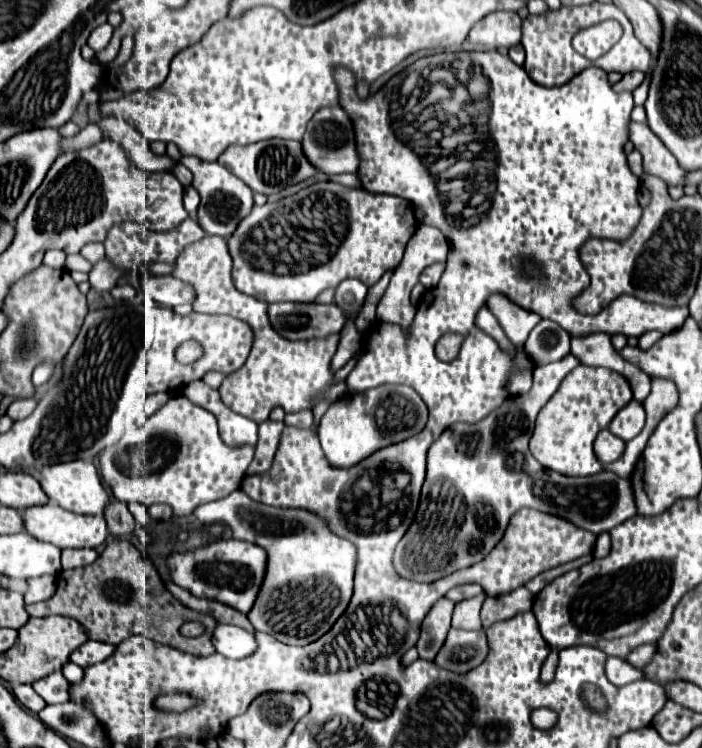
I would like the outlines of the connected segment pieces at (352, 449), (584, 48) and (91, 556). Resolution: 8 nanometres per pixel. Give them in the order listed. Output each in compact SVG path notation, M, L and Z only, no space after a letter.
M378 386L358 396L346 396L332 404L320 420L318 438L328 462L334 468L352 468L360 460L372 456L380 448L416 436L428 422L424 400L406 386Z
M604 22L594 28L586 28L578 32L572 40L572 46L578 54L596 60L604 52L608 52L622 36L622 28L618 22Z
M62 550L62 570L74 570L92 564L98 558L96 550Z

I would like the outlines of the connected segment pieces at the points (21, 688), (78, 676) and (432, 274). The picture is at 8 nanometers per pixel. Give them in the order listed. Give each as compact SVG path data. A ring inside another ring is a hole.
M14 684L12 690L14 690L16 698L20 700L20 704L26 706L32 714L38 714L38 712L46 706L44 698L40 698L40 696L34 692L34 688L32 688L30 684Z
M64 664L64 668L62 668L62 674L66 676L66 680L70 682L70 684L78 684L82 678L84 678L84 670L78 666L78 664Z
M432 264L432 266L424 268L424 272L420 274L420 284L426 288L436 288L442 272L444 272L444 264Z

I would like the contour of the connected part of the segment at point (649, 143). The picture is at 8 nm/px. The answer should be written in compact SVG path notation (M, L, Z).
M630 122L630 140L642 154L642 170L646 174L662 178L668 186L686 186L686 170L680 168L678 160L648 128L648 124Z

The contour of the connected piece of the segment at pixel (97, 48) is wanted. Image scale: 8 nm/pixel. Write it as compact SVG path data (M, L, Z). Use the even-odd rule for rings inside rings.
M110 24L98 26L98 28L90 34L90 38L88 38L88 46L90 46L94 52L102 52L102 50L110 44L112 32L114 32L114 28L112 28Z

